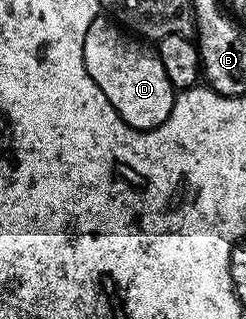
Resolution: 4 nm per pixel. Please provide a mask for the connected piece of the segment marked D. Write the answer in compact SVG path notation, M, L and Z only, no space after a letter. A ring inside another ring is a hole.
M99 18L88 26L86 49L82 51L84 66L92 82L104 90L104 98L108 98L123 124L139 130L159 128L168 114L172 114L176 95L172 82L168 82L168 74L164 74L157 51L142 44L145 43L119 27L113 19Z

